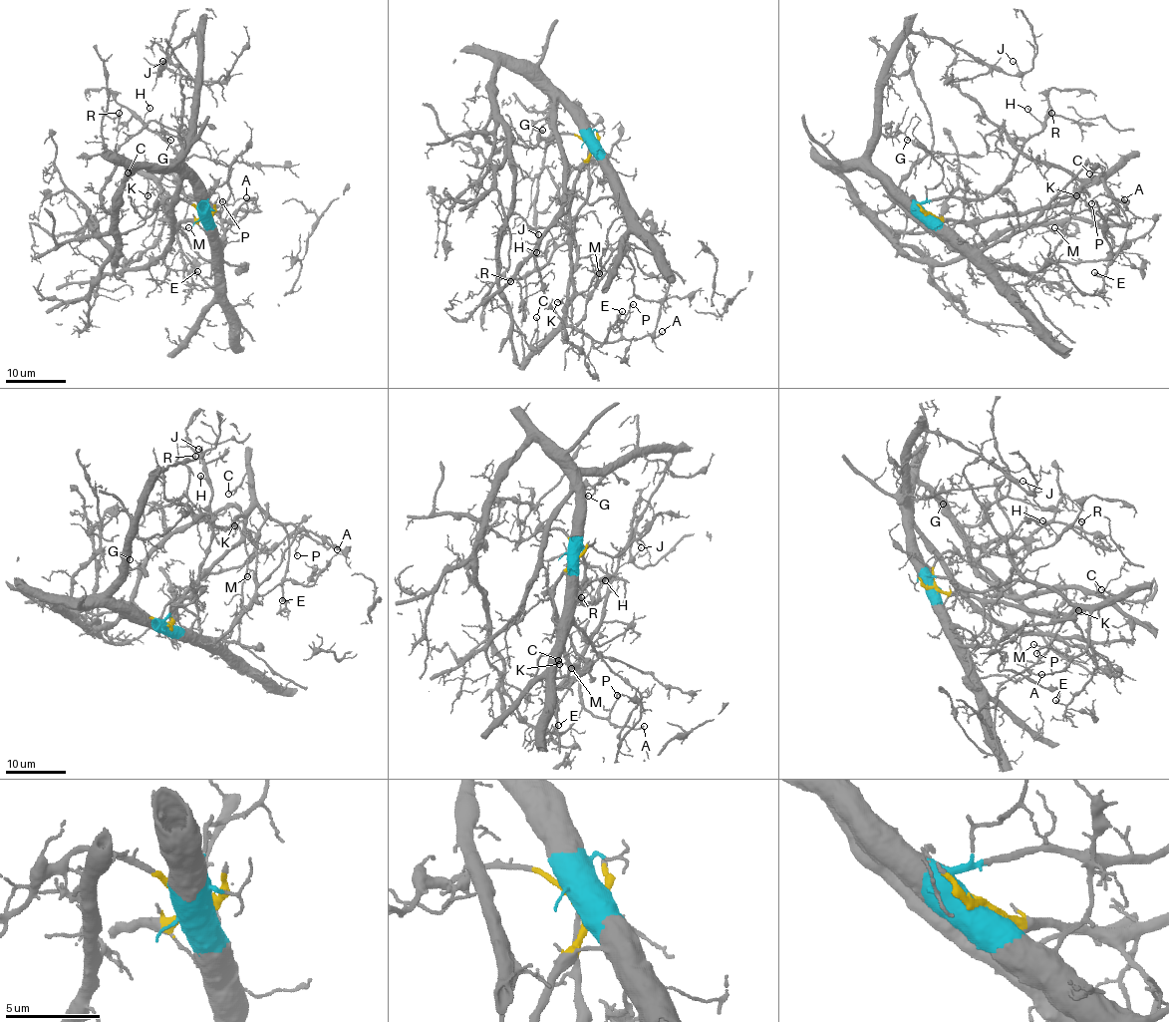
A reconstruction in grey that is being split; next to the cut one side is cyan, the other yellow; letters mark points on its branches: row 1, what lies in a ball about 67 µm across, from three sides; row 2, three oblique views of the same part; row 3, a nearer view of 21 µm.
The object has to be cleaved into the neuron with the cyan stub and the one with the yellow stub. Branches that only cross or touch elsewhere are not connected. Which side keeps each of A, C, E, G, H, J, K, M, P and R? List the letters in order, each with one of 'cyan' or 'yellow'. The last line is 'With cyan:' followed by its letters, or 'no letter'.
A: yellow
C: yellow
E: yellow
G: cyan
H: cyan
J: cyan
K: yellow
M: yellow
P: yellow
R: cyan
With cyan: G, H, J, R

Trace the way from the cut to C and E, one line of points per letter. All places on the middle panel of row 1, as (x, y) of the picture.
C: (589, 145), (570, 207), (570, 305), (558, 326), (538, 344), (535, 317)
E: (589, 145), (570, 207), (573, 288), (566, 323), (580, 329), (596, 347), (607, 338), (621, 312)

